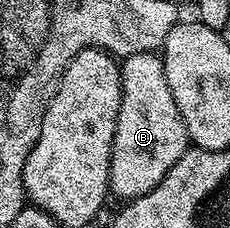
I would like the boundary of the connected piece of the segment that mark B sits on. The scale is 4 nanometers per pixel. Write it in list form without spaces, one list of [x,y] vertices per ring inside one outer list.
[[[144,51],[143,53],[135,53],[134,55],[126,55],[120,60],[121,69],[121,104],[119,105],[119,117],[115,125],[115,141],[111,149],[111,165],[109,166],[109,189],[114,196],[118,195],[121,201],[130,199],[138,199],[147,193],[151,193],[155,189],[155,185],[159,185],[159,181],[163,181],[163,177],[167,177],[167,173],[171,169],[171,165],[175,165],[175,161],[179,161],[179,157],[183,157],[183,153],[188,151],[191,146],[191,140],[183,117],[179,113],[179,109],[175,105],[175,97],[171,97],[171,85],[167,85],[167,73],[165,72],[165,61],[160,54]]]

